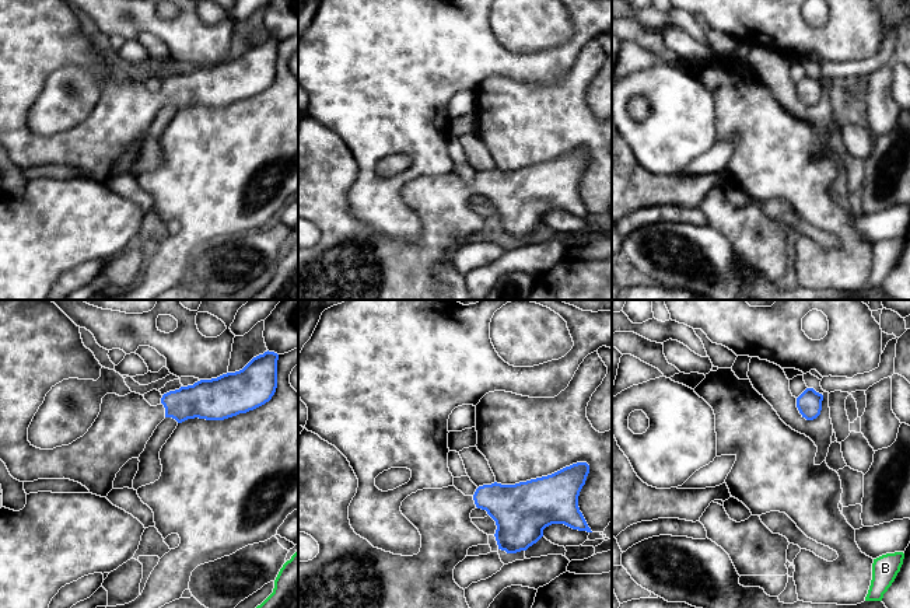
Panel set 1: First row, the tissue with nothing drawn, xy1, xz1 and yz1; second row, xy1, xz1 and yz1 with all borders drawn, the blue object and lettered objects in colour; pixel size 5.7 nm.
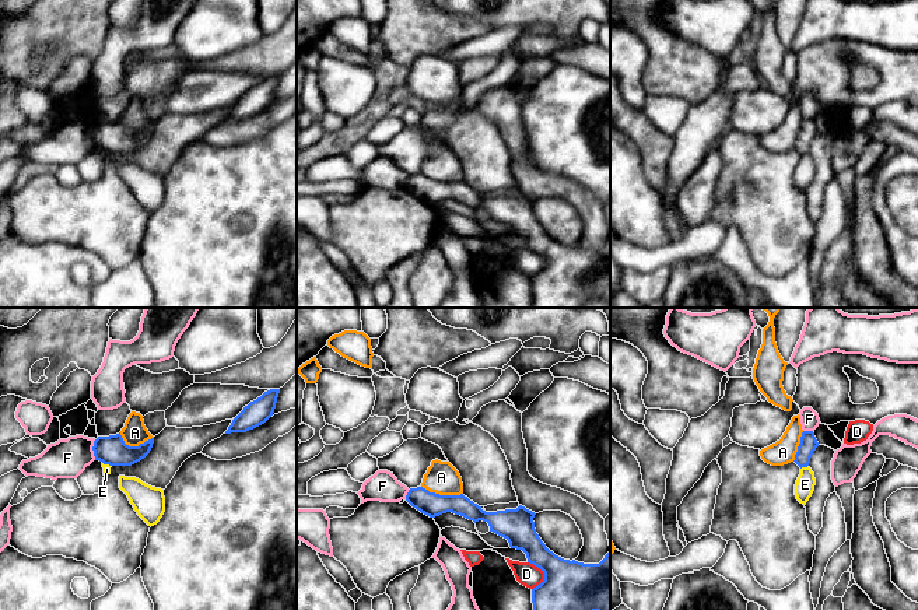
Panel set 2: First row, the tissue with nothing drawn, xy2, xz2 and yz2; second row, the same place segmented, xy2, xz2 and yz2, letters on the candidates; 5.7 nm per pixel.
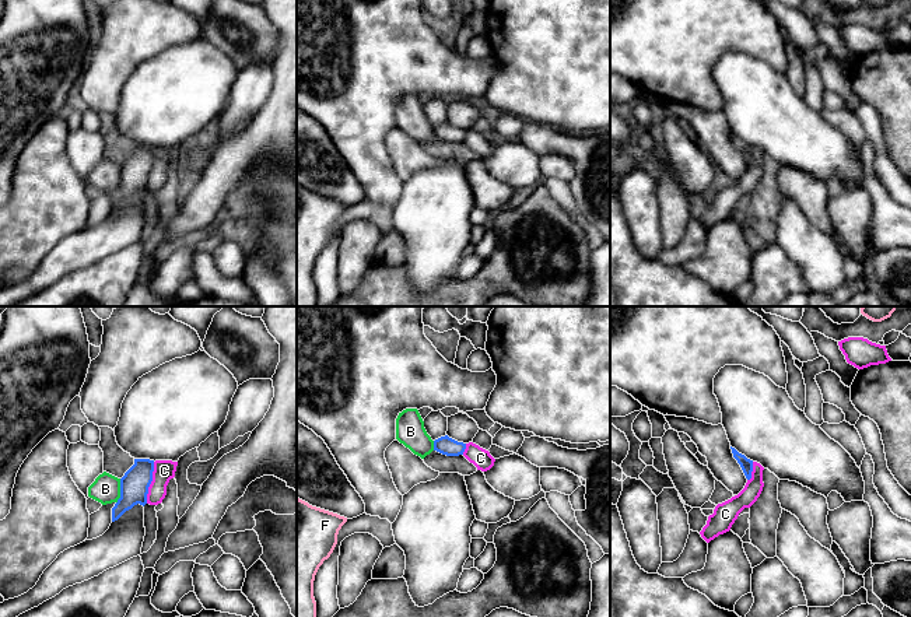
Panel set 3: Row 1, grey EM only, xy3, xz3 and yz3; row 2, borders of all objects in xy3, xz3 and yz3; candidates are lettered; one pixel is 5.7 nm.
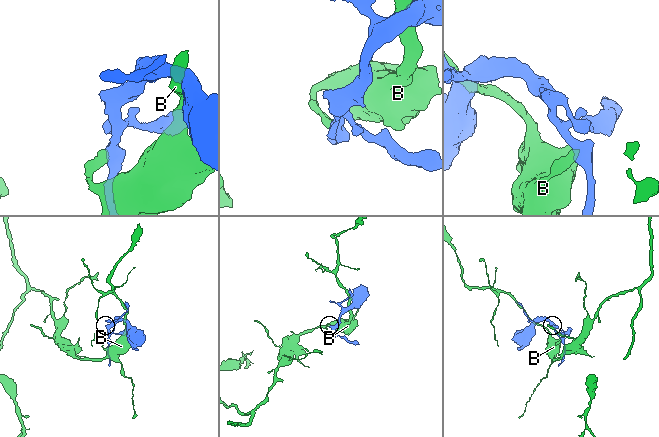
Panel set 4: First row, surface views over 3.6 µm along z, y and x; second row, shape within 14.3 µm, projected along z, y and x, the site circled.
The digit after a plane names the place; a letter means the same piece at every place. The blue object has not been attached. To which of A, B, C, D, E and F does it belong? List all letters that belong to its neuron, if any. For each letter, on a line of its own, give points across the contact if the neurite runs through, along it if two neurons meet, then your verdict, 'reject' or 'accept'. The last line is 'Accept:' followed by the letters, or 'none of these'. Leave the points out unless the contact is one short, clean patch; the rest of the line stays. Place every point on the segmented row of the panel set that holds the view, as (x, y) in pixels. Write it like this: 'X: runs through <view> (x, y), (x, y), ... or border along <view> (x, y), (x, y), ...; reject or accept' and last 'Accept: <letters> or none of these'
A: border along xz2 (421, 486), (440, 494), (462, 494); reject
B: reject
C: border along xy3 (154, 462), (146, 502); reject
D: reject
E: border along yz2 (808, 465), (801, 469); reject
F: border along xy2 (95, 440), (93, 447), (94, 459); reject
Accept: none of these

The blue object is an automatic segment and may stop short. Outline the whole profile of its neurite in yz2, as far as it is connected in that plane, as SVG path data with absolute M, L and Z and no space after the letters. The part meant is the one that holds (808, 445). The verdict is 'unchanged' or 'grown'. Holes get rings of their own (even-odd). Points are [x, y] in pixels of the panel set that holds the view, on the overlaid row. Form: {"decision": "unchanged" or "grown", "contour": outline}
{"decision": "unchanged", "contour": "M803 431L793 462L800 469L807 467L809 463L810 463L810 458L812 458L812 455L813 455L813 452L816 451L817 446L819 446L819 442L814 437L814 432L813 431Z"}

